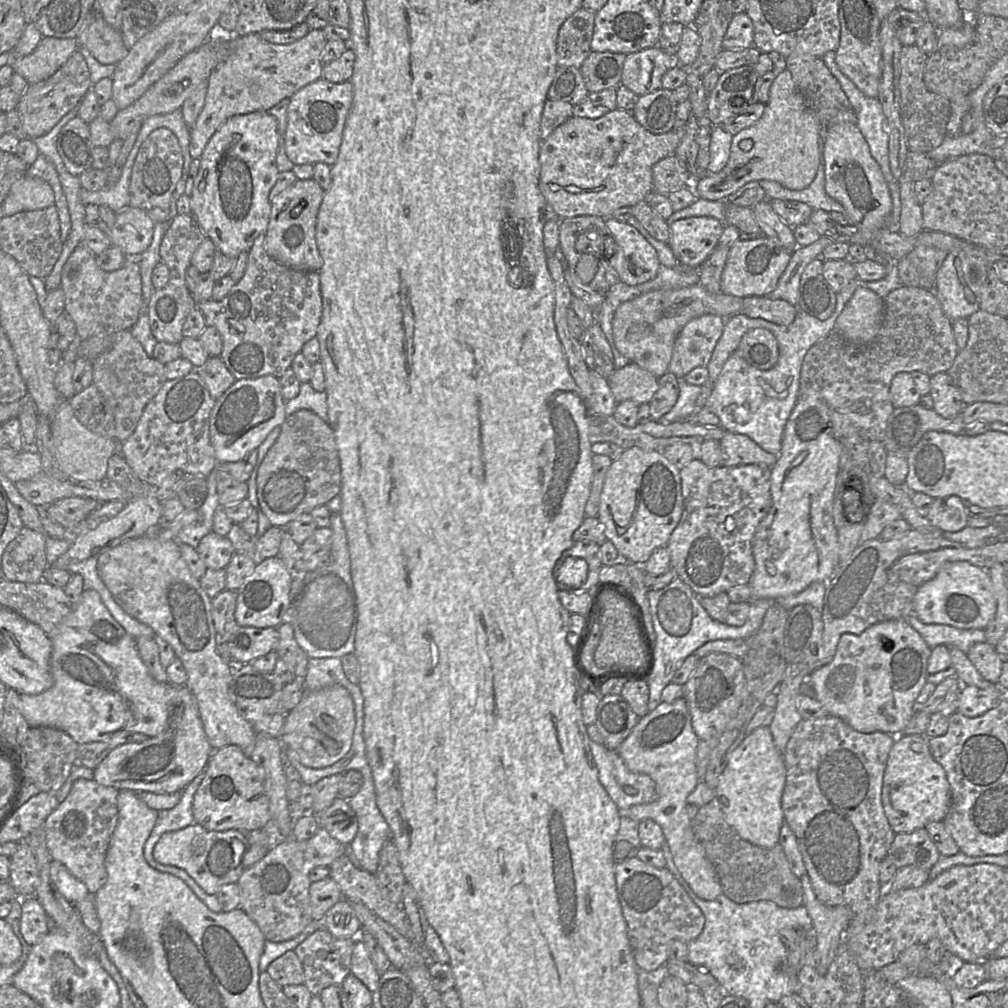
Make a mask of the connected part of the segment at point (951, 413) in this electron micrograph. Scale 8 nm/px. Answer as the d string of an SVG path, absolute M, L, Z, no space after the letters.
M946 372L931 376L930 395L934 402L933 410L945 419L955 418L965 406L958 388Z

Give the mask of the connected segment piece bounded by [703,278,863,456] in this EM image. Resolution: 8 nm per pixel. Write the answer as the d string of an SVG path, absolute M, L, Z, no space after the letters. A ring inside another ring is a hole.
M856 278L837 293L835 310L827 320L819 320L800 307L796 307L796 317L789 326L777 325L762 318L750 318L742 313L725 319L723 333L707 365L711 391L703 406L718 416L720 426L725 431L745 435L764 451L779 456L784 427L798 400L803 359L813 345L835 329L837 318L862 283ZM755 328L769 330L778 342L779 357L775 366L769 370L751 366L736 353L743 335Z

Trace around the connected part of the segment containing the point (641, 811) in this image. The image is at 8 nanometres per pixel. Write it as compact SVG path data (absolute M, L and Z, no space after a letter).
M683 698L672 703L661 702L641 717L617 749L617 753L631 772L646 774L654 781L657 799L651 803L634 805L621 813L637 822L644 819L655 821L663 831L673 862L683 879L700 899L713 901L722 894L721 884L692 830L692 820L686 812L687 797L699 782L696 769L697 747L698 737Z

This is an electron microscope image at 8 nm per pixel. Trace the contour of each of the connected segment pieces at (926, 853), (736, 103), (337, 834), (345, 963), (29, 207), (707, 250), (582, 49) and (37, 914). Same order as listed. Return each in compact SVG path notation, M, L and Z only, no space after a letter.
M917 829L906 834L896 834L885 859L889 859L897 869L915 866L930 871L941 855L927 831Z
M745 65L722 72L715 87L707 95L707 115L705 122L712 126L721 126L728 118L738 115L739 113L745 111L749 105L758 102L756 83L759 77L760 75L754 65Z
M341 797L334 799L330 806L317 814L317 819L320 826L344 845L349 845L357 833L356 814L348 801Z
M324 928L318 929L300 943L294 950L302 963L304 984L313 996L319 996L321 991L331 985L342 985L347 975L351 973L351 956L355 939L340 939L334 937Z
M28 175L13 184L2 204L4 217L19 212L41 210L53 206L55 195L51 185Z
M690 217L669 224L667 244L678 264L698 268L717 246L725 225L712 217Z
M580 8L561 25L557 38L558 66L581 68L590 54L596 12Z
M35 896L20 898L22 899L20 931L25 941L34 946L49 932L48 915Z

